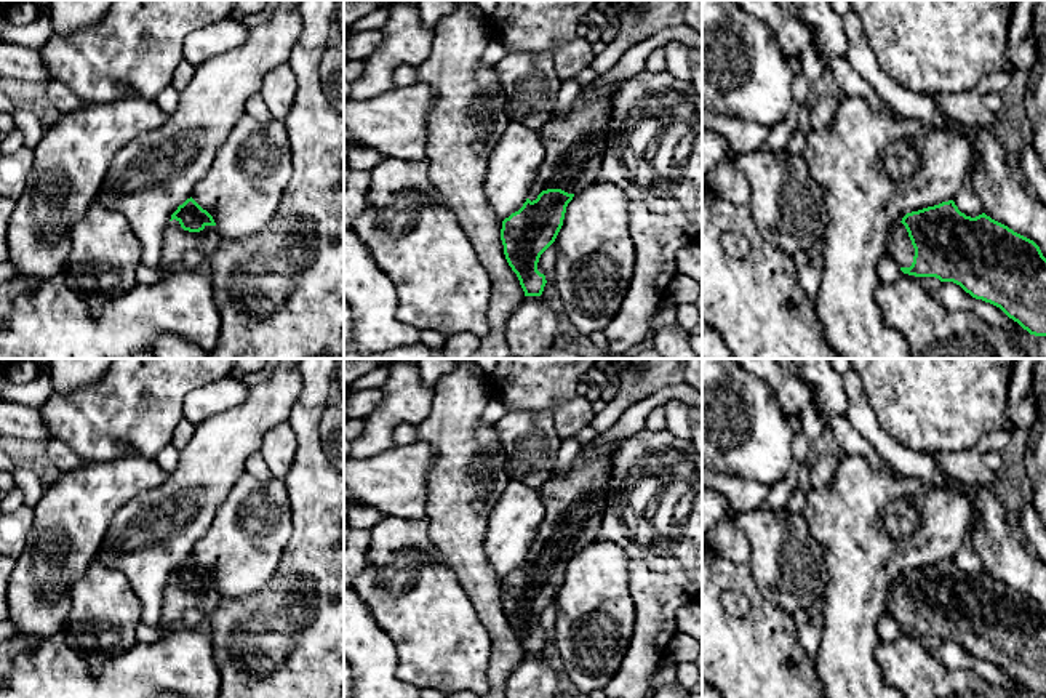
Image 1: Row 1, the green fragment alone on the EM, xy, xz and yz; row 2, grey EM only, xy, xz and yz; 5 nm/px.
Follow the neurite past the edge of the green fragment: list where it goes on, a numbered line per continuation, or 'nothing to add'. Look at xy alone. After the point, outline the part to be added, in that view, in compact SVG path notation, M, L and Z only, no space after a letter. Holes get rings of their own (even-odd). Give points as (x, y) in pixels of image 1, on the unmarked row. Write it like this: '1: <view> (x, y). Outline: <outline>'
1: xy (176, 599). Outline: M179 580L168 581L163 592L162 623L178 626L181 615L187 608L200 610L206 618L219 602L216 584L205 584L200 591L184 589Z

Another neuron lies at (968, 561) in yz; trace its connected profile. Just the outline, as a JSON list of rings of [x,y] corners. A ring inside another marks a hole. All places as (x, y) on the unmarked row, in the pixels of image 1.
[[[972,506],[971,525],[963,538],[963,546],[960,548],[960,551],[956,552],[956,556],[953,559],[955,564],[958,565],[958,568],[971,576],[976,576],[984,572],[982,559],[972,544],[974,530],[976,530],[977,522],[979,522],[979,512]]]

